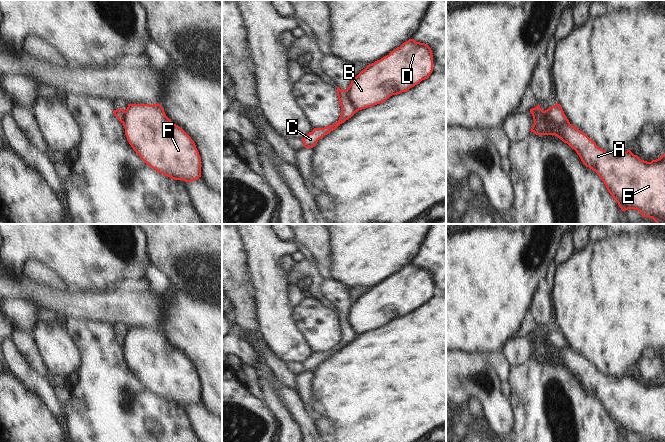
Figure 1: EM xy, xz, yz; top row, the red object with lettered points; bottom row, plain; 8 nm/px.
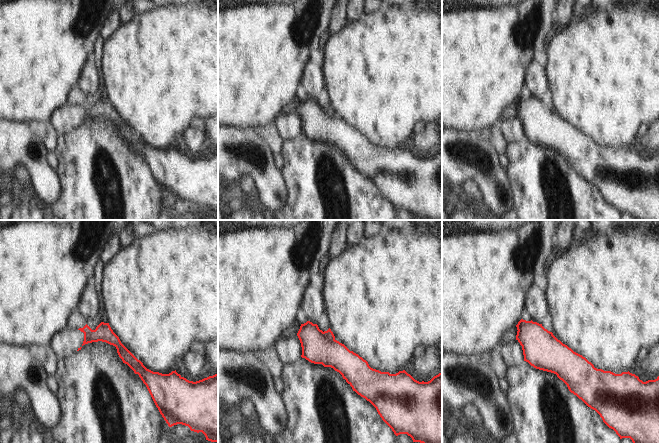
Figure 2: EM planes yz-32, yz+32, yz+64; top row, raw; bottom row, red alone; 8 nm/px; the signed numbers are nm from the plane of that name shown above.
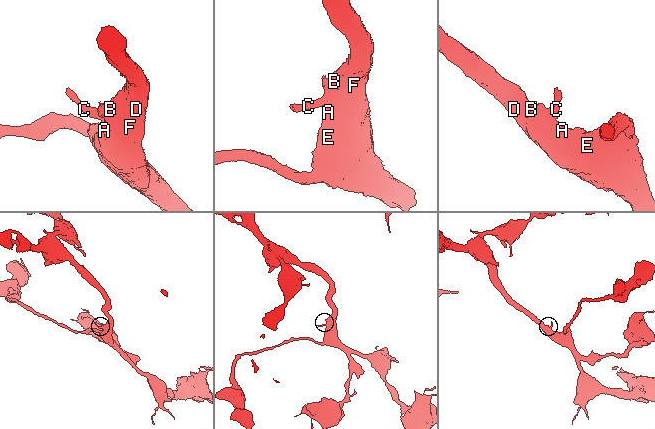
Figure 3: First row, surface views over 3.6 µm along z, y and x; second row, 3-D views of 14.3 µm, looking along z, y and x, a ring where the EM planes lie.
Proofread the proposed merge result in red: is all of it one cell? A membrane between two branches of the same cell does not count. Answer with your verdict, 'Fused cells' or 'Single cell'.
Fused cells

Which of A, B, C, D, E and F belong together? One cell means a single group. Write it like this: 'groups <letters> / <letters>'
groups A B D E F / C

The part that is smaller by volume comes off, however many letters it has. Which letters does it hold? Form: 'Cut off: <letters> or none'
Cut off: C

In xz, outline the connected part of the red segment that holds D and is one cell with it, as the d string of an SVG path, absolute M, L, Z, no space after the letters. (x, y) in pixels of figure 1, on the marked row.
M409 39L387 56L369 64L349 85L349 98L356 111L385 102L390 96L407 92L410 88L428 79L433 71L431 48Z

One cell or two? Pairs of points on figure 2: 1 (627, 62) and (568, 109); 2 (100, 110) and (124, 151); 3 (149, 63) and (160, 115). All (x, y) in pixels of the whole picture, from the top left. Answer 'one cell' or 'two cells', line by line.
1: one cell
2: two cells
3: one cell

